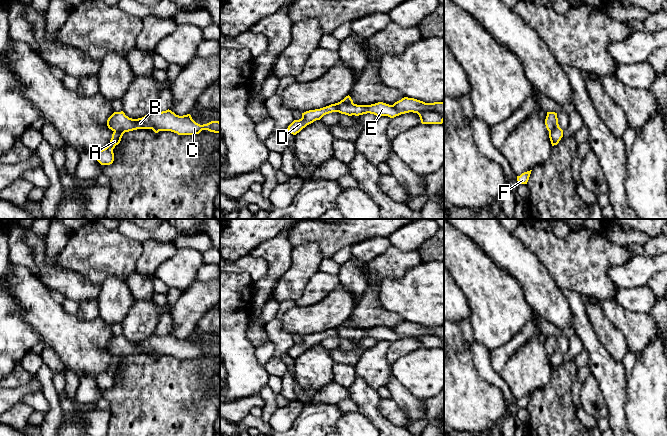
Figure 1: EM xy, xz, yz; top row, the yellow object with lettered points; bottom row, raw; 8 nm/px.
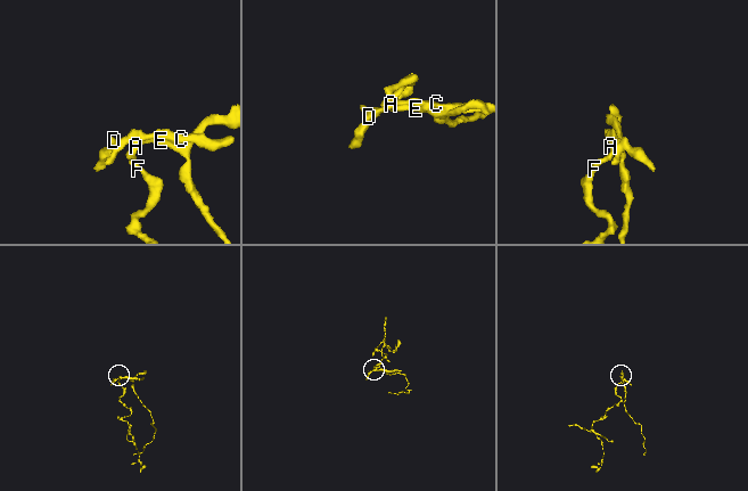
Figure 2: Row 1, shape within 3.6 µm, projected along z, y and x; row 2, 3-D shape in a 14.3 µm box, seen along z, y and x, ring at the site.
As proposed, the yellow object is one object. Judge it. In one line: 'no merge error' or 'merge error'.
merge error

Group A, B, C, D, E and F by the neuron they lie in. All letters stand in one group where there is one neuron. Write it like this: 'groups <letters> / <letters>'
groups A E F / B C D

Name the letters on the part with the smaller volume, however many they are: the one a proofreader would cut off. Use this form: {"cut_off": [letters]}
{"cut_off": ["B", "C", "D"]}

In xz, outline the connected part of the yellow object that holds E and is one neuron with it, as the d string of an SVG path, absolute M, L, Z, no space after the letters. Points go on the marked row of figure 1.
M340 101L337 103L337 112L348 116L359 116L370 113L378 117L388 116L390 118L401 115L392 105L383 102L378 102L371 105L357 105L354 103L349 104Z

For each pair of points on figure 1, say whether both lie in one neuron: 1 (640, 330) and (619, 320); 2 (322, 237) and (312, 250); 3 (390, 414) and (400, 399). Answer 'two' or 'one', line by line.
1: one
2: two
3: two

